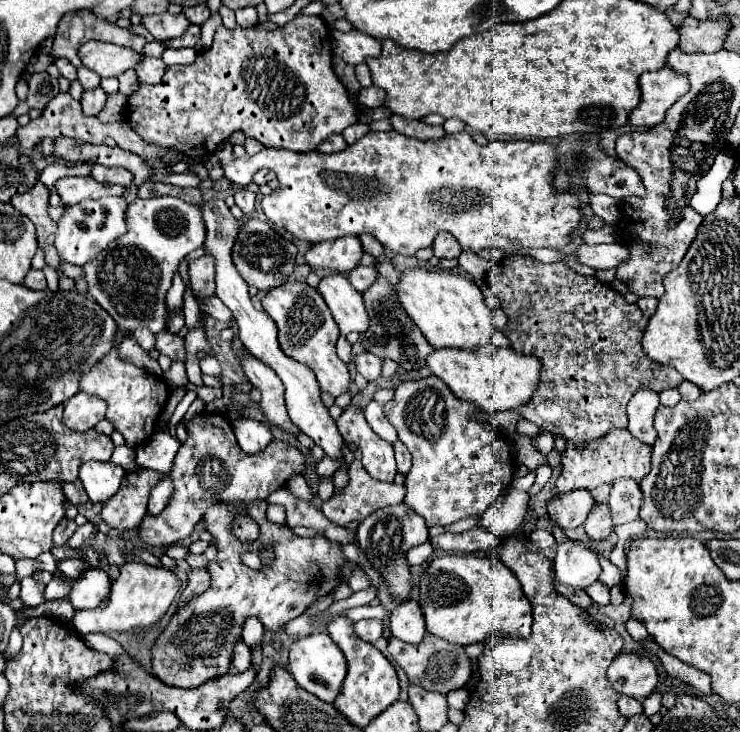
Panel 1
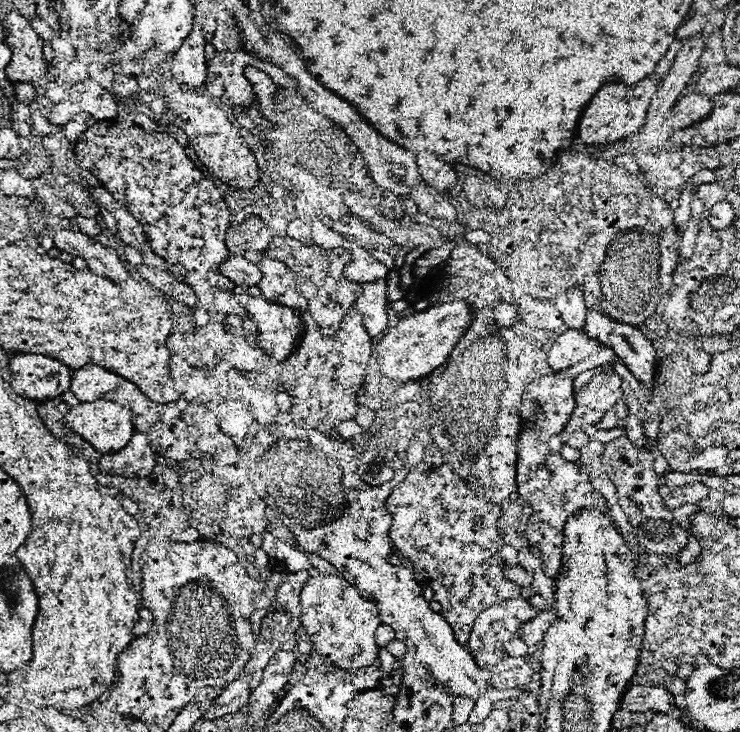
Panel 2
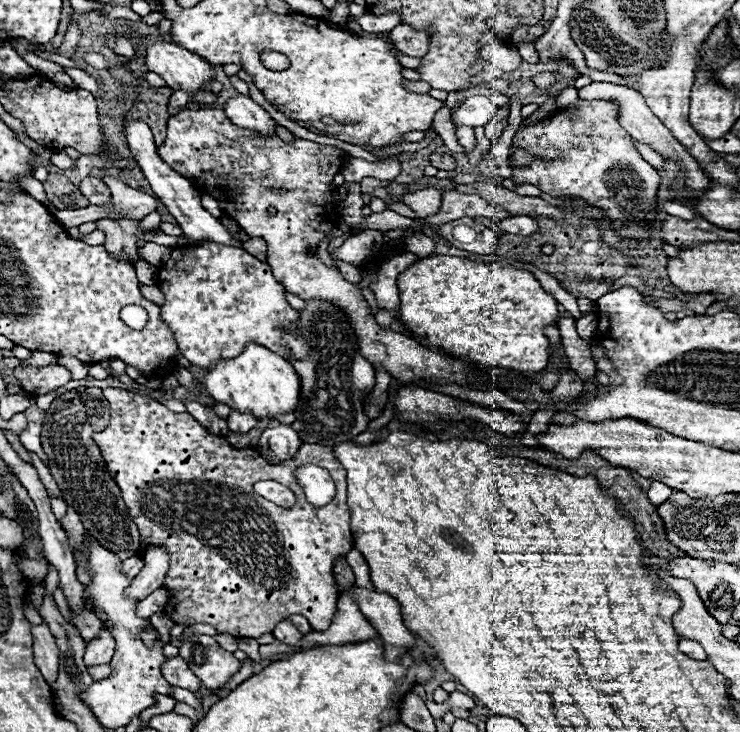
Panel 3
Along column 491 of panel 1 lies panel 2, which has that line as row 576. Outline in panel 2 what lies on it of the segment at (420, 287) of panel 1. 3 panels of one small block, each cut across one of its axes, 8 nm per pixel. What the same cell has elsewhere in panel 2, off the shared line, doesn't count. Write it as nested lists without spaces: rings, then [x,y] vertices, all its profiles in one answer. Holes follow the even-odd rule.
[[[318,572],[310,576],[308,584],[300,592],[302,628],[314,646],[328,662],[338,666],[368,666],[378,656],[378,644],[374,632],[380,624],[372,602],[364,600],[356,588],[342,576]]]

